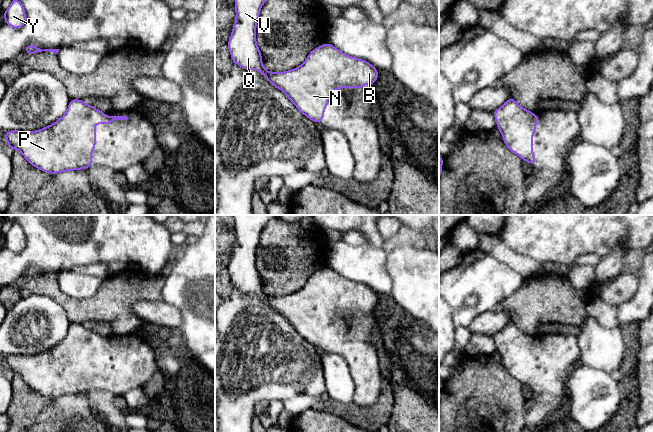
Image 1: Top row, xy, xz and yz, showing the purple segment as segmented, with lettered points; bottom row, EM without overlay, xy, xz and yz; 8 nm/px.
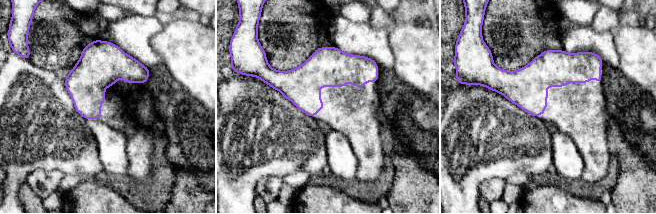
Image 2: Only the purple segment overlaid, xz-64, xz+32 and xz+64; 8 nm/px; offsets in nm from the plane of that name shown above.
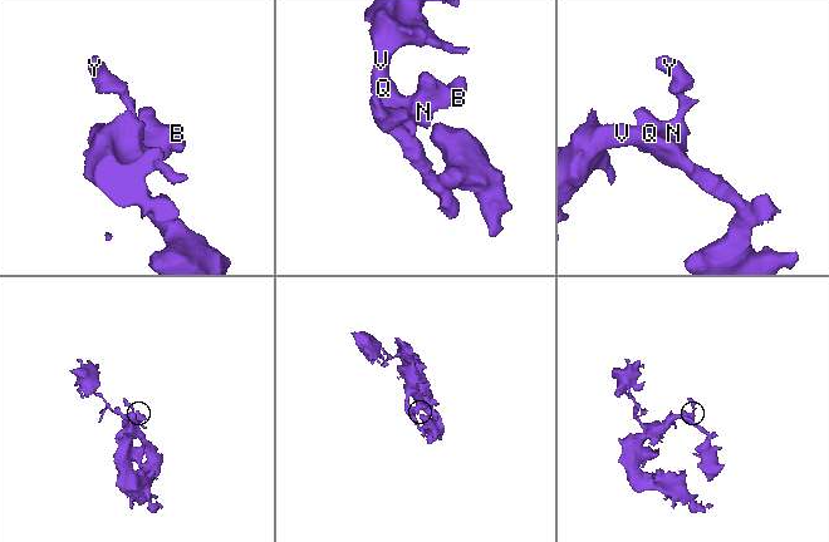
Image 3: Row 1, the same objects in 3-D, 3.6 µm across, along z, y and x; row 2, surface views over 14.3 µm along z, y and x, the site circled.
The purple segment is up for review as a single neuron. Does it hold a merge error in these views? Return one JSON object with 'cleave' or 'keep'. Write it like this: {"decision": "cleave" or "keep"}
{"decision": "keep"}

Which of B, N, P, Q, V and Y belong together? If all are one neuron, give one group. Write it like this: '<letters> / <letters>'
B N P Q V Y

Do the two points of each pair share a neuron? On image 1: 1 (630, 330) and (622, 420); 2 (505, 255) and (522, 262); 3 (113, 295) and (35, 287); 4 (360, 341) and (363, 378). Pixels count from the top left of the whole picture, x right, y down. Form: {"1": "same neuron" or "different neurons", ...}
{"1": "same neuron", "2": "same neuron", "3": "same neuron", "4": "same neuron"}

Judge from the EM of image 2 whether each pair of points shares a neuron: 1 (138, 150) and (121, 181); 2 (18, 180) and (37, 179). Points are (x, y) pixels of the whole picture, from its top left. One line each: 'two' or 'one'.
1: two
2: two

